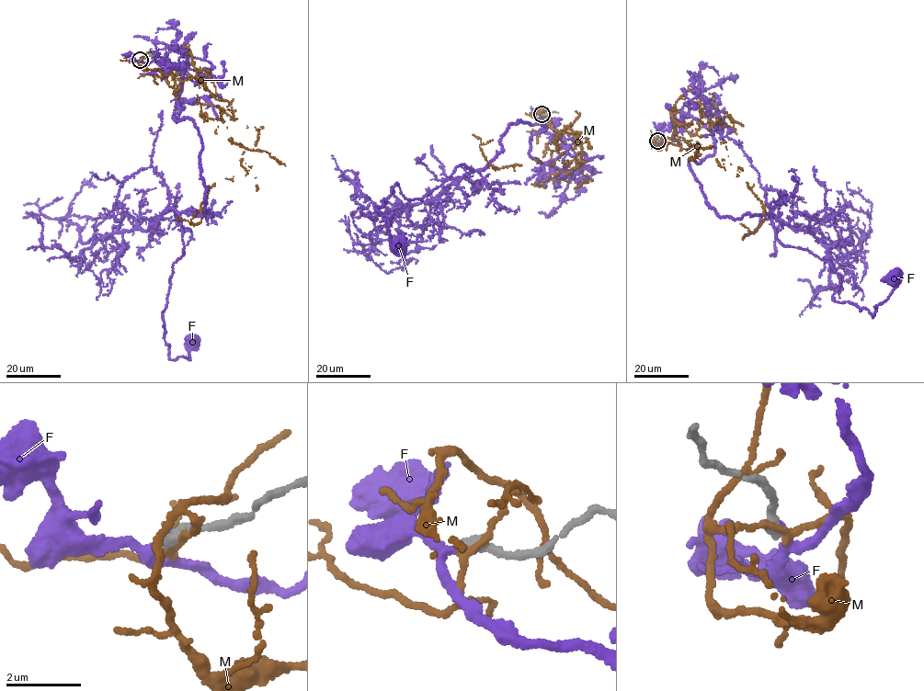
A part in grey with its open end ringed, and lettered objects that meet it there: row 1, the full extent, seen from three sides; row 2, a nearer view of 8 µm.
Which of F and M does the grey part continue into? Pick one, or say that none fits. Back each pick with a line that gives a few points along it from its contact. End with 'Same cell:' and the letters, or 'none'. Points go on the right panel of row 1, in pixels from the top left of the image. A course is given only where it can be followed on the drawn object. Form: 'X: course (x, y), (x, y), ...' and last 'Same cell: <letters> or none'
F: course (657, 141), (696, 118), (706, 203), (768, 214), (829, 263), (833, 300), (872, 317), (893, 278)
Same cell: F

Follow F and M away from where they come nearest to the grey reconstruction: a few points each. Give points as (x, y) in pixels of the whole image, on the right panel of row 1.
F: (657, 141), (696, 118), (706, 203), (768, 214), (829, 263), (833, 300), (872, 317), (893, 278)
M: (657, 141), (660, 147), (671, 138), (676, 121), (691, 160), (715, 159), (747, 184), (765, 218), (742, 240)

